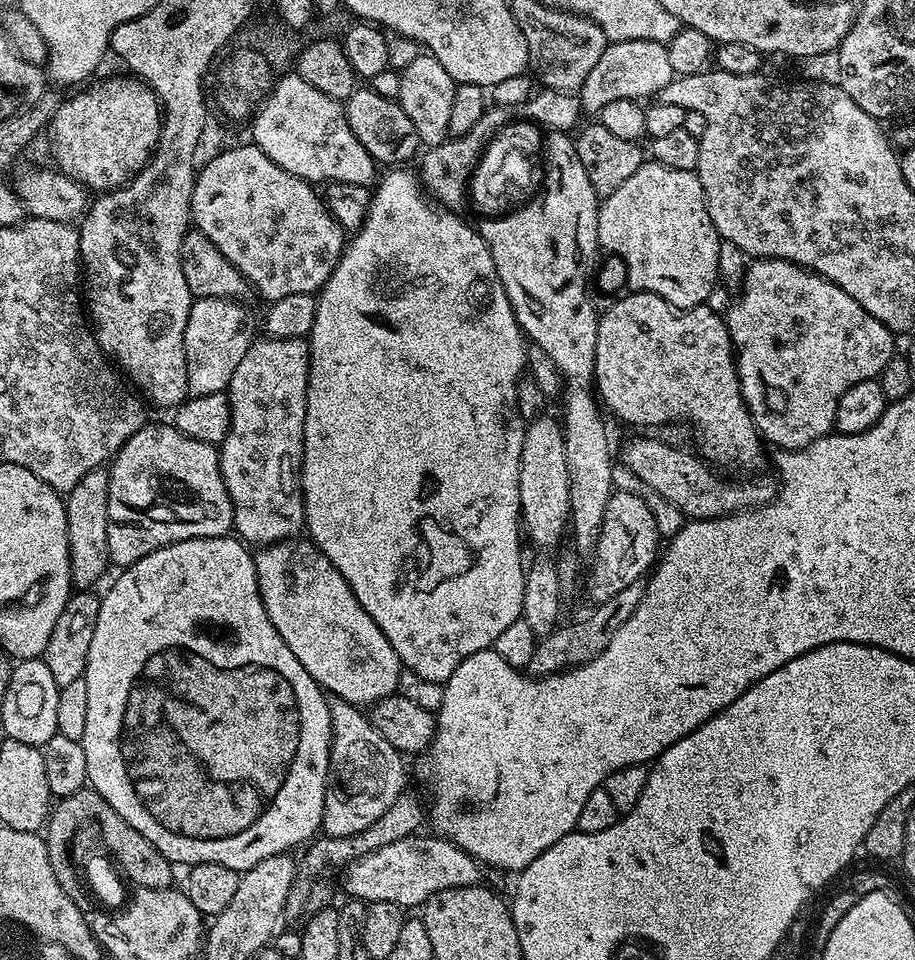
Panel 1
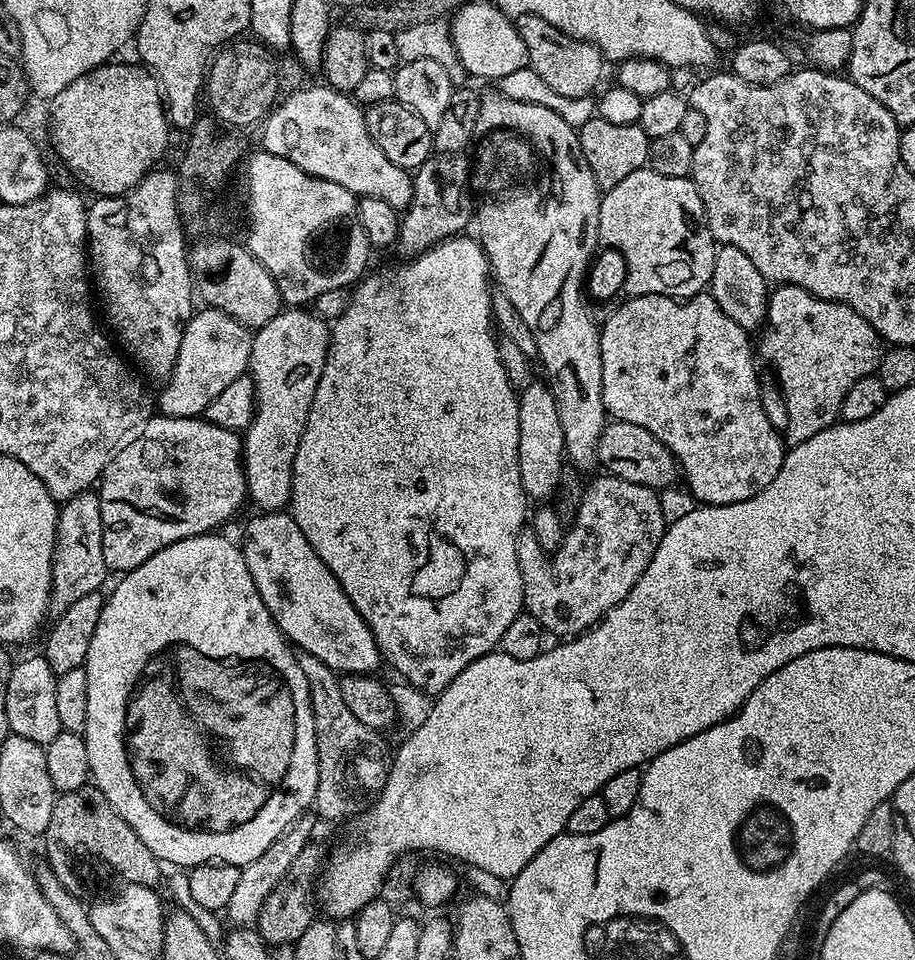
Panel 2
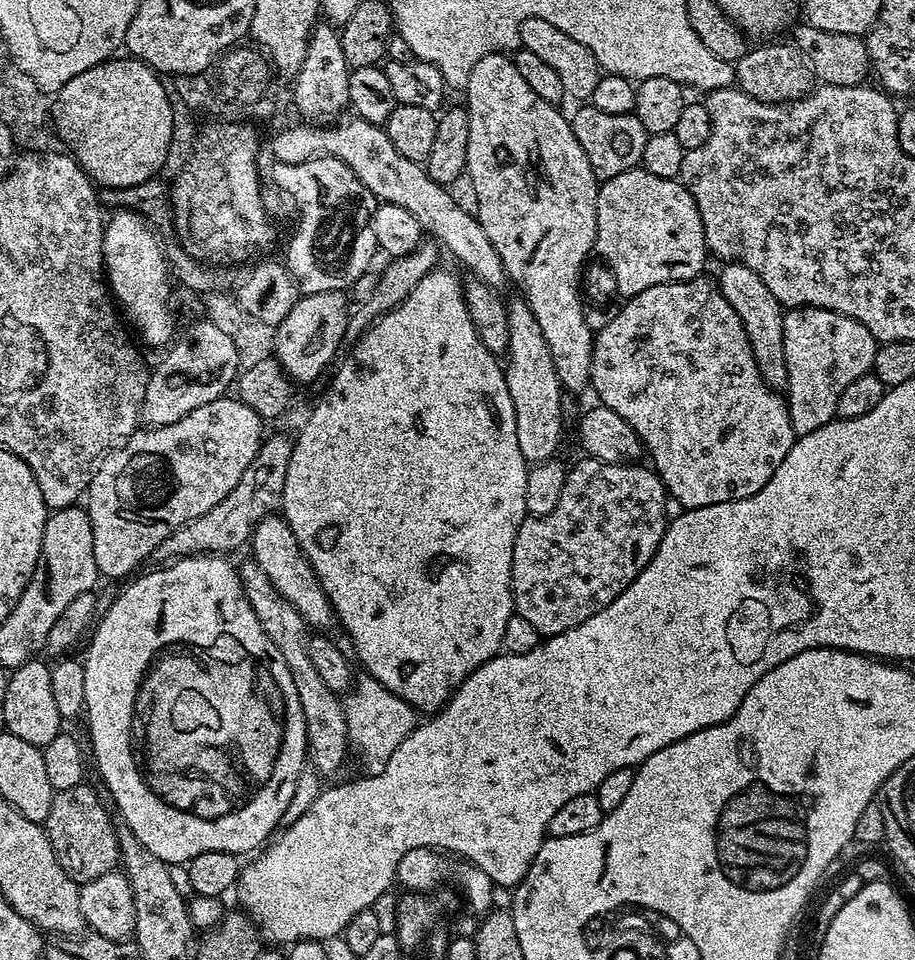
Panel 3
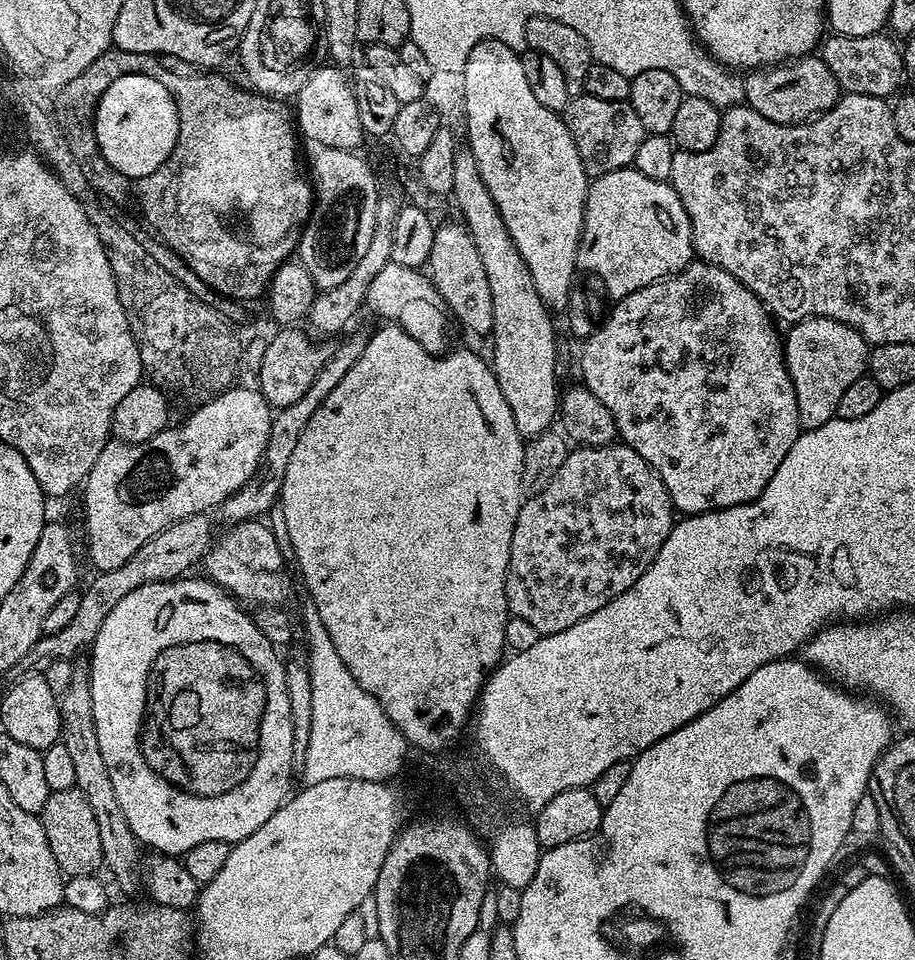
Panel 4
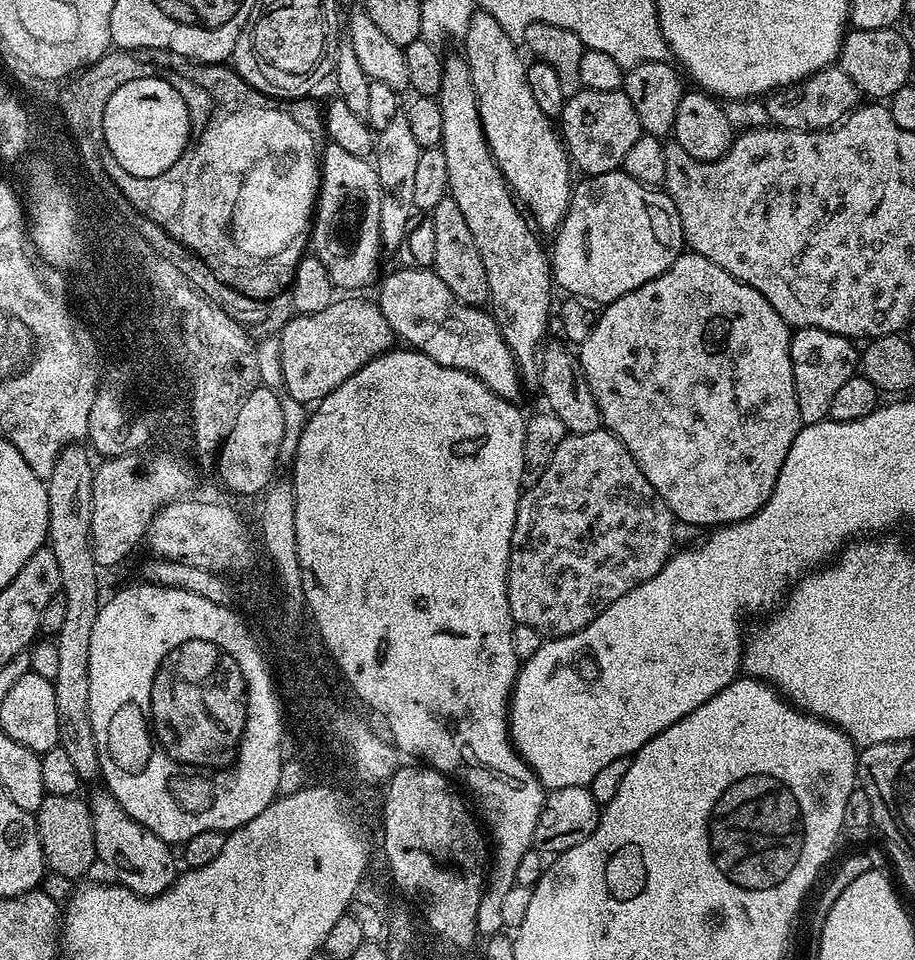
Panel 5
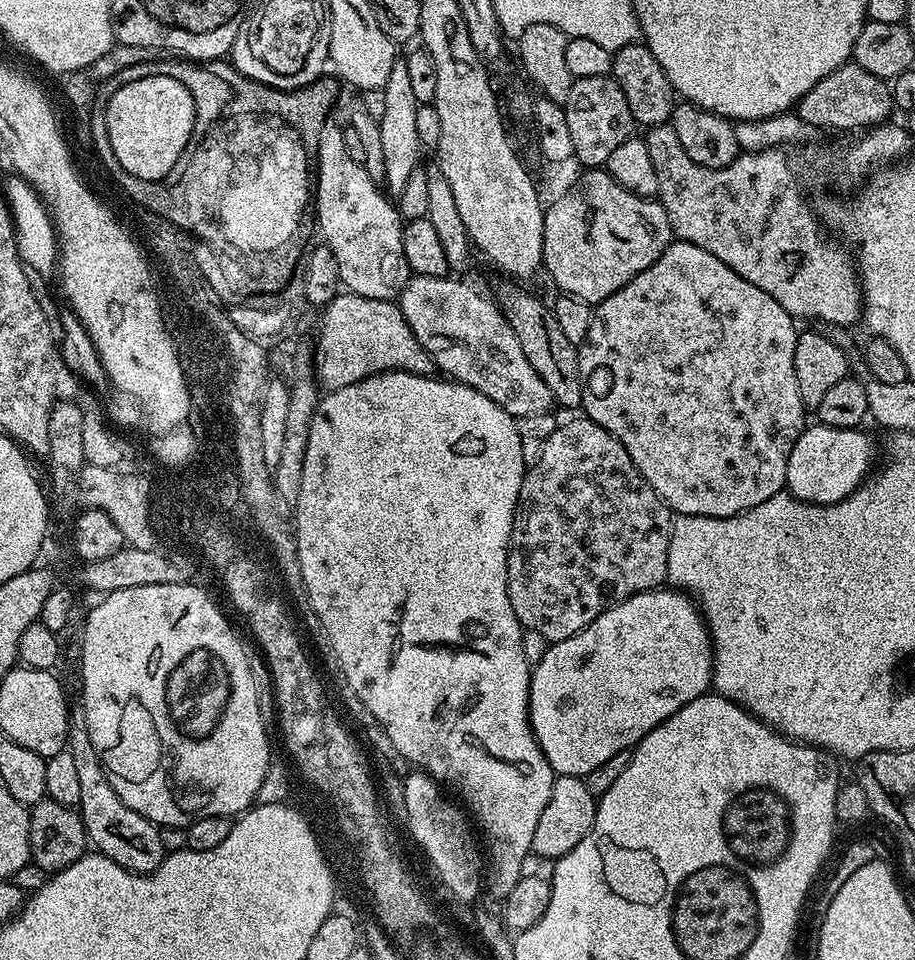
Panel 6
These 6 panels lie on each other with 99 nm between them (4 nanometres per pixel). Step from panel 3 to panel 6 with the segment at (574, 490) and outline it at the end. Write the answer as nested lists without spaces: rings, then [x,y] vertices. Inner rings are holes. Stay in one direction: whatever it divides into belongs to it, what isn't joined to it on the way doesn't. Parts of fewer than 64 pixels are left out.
[[[579,418],[572,420],[569,424],[557,423],[554,434],[546,438],[546,446],[542,446],[542,454],[538,462],[531,465],[524,473],[522,490],[518,494],[516,503],[516,513],[512,523],[512,540],[508,544],[508,593],[510,594],[510,606],[514,606],[514,614],[518,618],[521,628],[529,632],[542,634],[550,642],[565,640],[578,630],[582,630],[598,614],[602,614],[607,608],[614,604],[619,604],[621,600],[630,598],[639,592],[653,591],[665,583],[668,579],[668,551],[670,550],[670,534],[672,533],[672,521],[674,513],[667,504],[664,503],[653,488],[642,478],[642,474],[634,466],[630,454],[602,426],[598,426],[592,420]]]

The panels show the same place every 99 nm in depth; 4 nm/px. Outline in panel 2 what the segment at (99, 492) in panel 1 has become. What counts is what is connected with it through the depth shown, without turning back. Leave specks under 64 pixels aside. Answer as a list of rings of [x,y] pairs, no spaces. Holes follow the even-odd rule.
[[[95,491],[79,492],[63,501],[56,513],[56,545],[52,559],[52,596],[48,599],[49,613],[64,612],[78,598],[99,592],[110,573],[106,558],[102,558],[102,506]]]

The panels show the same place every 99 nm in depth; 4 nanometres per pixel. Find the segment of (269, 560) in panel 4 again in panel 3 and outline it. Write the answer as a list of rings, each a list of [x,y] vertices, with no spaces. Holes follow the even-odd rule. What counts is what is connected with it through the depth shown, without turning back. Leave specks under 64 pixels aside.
[[[248,558],[243,565],[239,565],[238,571],[240,581],[244,583],[244,593],[254,610],[254,614],[260,620],[262,630],[278,646],[282,658],[286,658],[286,666],[290,666],[290,674],[294,678],[294,687],[298,689],[298,702],[302,702],[302,714],[306,718],[306,734],[308,735],[308,757],[307,759],[316,767],[321,777],[332,776],[344,764],[344,759],[350,756],[350,745],[348,743],[348,718],[345,705],[341,697],[330,690],[325,682],[322,682],[321,675],[310,662],[307,654],[307,642],[310,637],[309,629],[304,619],[274,590],[270,578],[256,561]]]

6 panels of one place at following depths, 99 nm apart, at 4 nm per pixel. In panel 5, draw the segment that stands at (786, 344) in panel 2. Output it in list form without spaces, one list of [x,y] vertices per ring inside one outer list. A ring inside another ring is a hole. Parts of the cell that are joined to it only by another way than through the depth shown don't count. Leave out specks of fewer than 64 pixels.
[[[798,328],[792,332],[790,362],[794,370],[794,390],[798,398],[801,425],[829,419],[834,394],[858,372],[858,348],[847,336],[817,328]]]

